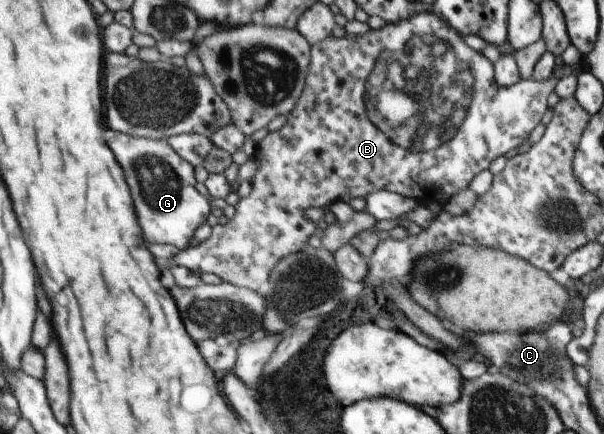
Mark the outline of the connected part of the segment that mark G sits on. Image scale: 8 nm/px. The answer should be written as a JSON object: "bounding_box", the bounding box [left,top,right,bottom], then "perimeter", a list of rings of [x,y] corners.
{"bounding_box":[108,134,211,251],"perimeter":[[[114,134],[108,140],[108,146],[124,168],[142,238],[148,244],[174,245],[180,251],[190,248],[197,228],[205,224],[211,214],[208,200],[196,190],[192,164],[174,152],[166,139],[146,140],[128,134]]]}

